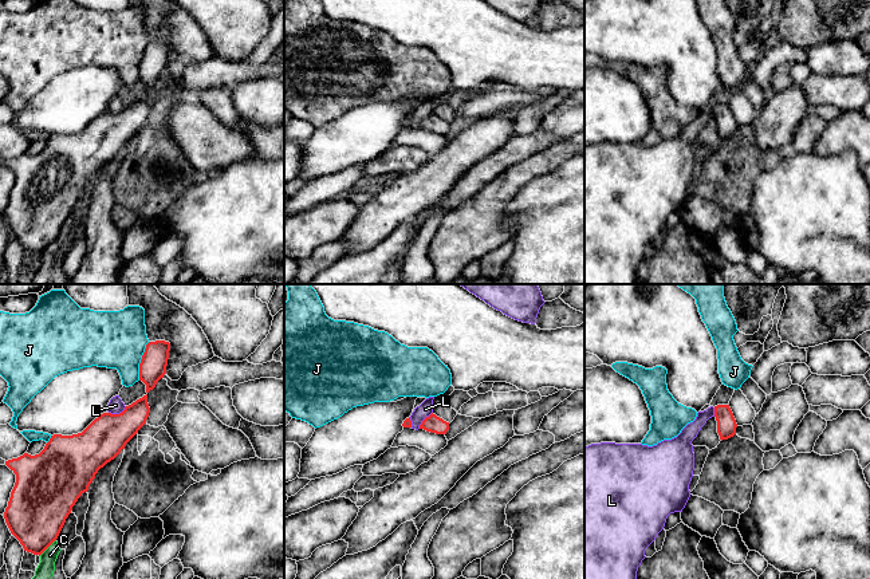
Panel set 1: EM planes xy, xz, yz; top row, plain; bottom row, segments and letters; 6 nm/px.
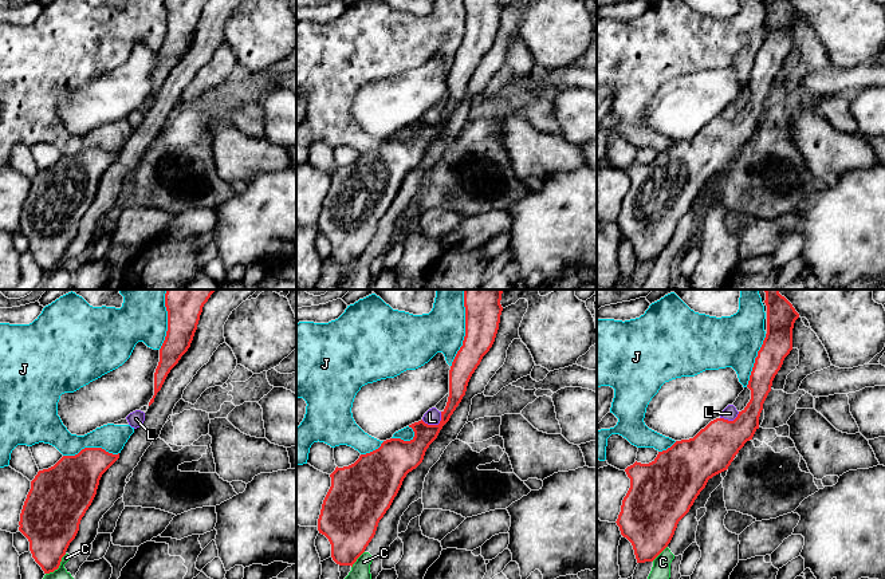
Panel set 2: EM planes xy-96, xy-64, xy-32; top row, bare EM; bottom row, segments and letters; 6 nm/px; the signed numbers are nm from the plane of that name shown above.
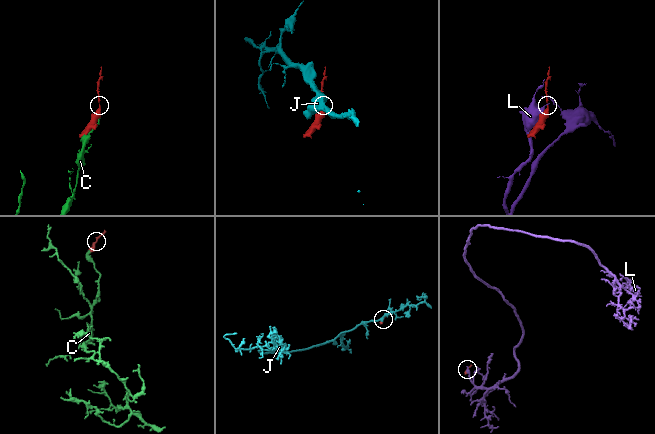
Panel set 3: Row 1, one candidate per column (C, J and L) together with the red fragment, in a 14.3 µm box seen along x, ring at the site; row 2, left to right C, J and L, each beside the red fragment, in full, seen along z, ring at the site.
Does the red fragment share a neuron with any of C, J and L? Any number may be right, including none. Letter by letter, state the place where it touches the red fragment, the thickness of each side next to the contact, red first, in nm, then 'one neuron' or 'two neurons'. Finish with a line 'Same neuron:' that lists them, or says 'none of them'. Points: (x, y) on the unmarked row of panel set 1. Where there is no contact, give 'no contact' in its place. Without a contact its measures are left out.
C: xy (47, 247) | 360/110 nm | two neurons
J: xy (141, 60) | 160/360 nm | two neurons
L: xy (117, 114) | 240/90 nm | two neurons
Same neuron: none of them

